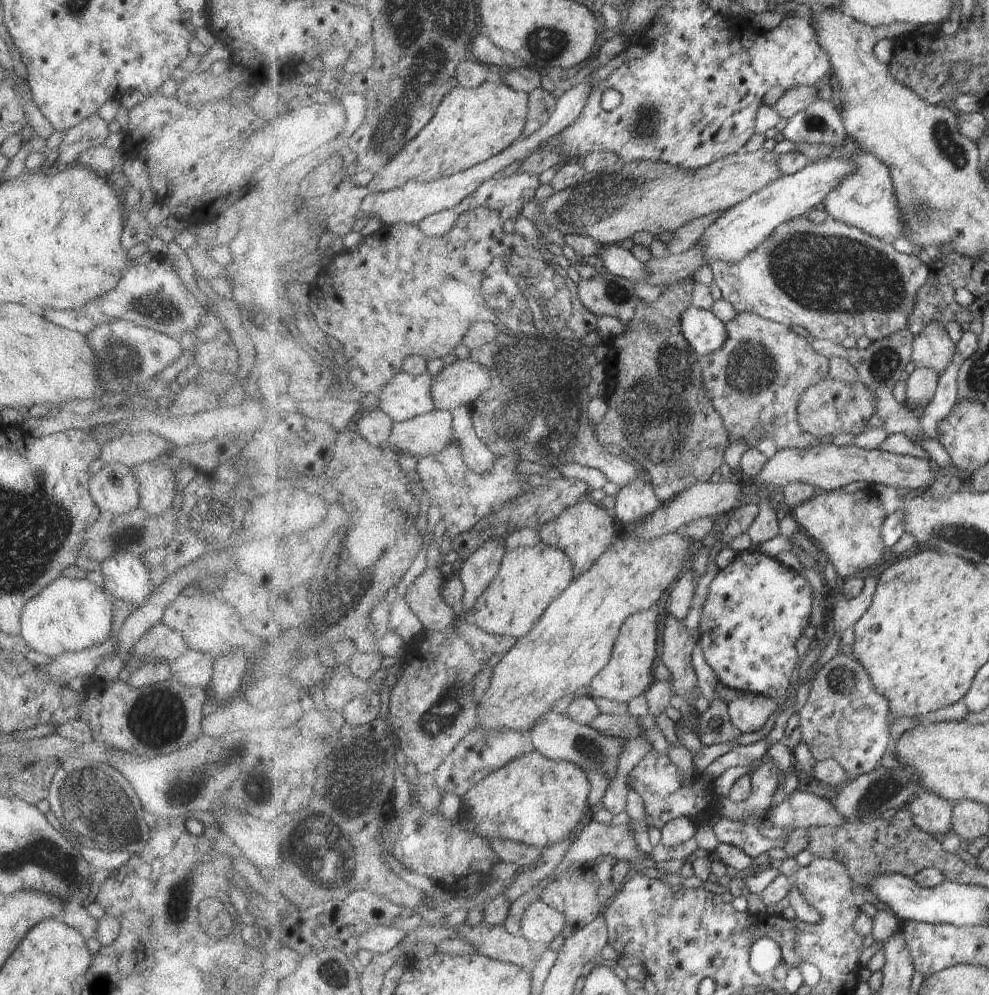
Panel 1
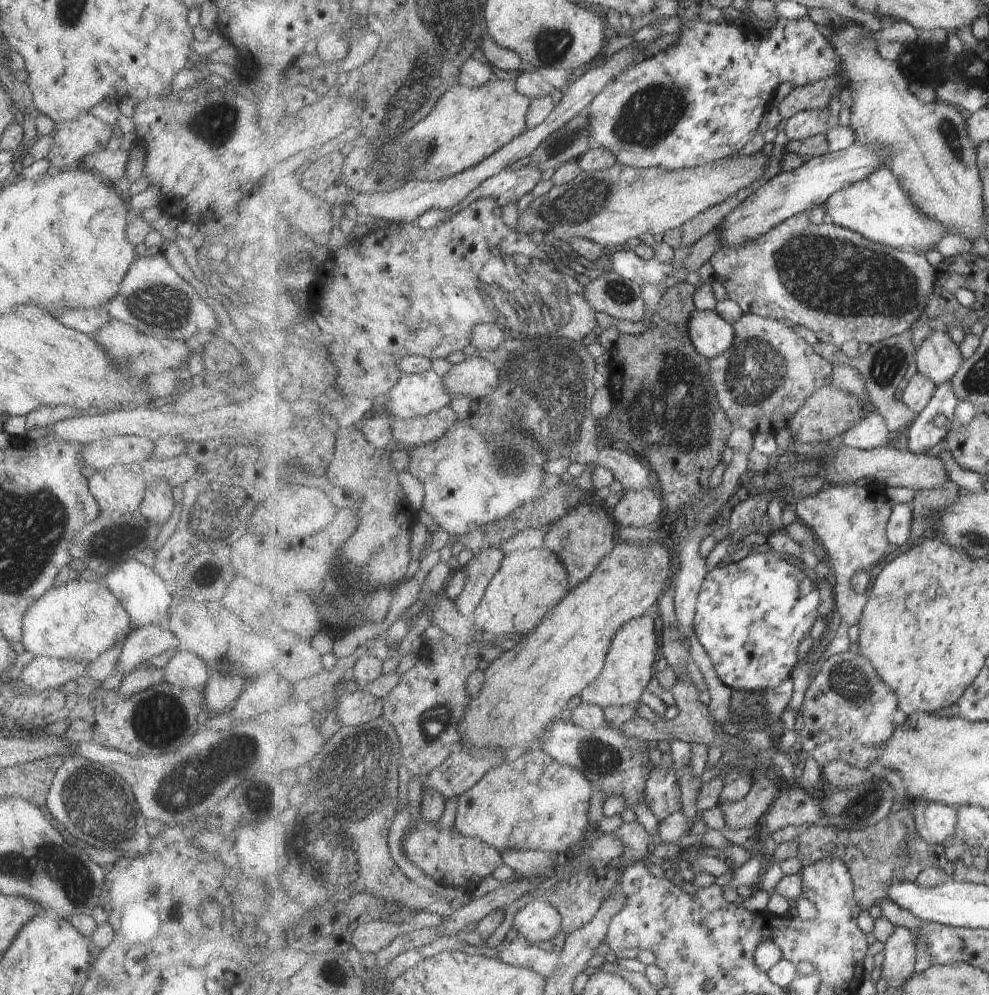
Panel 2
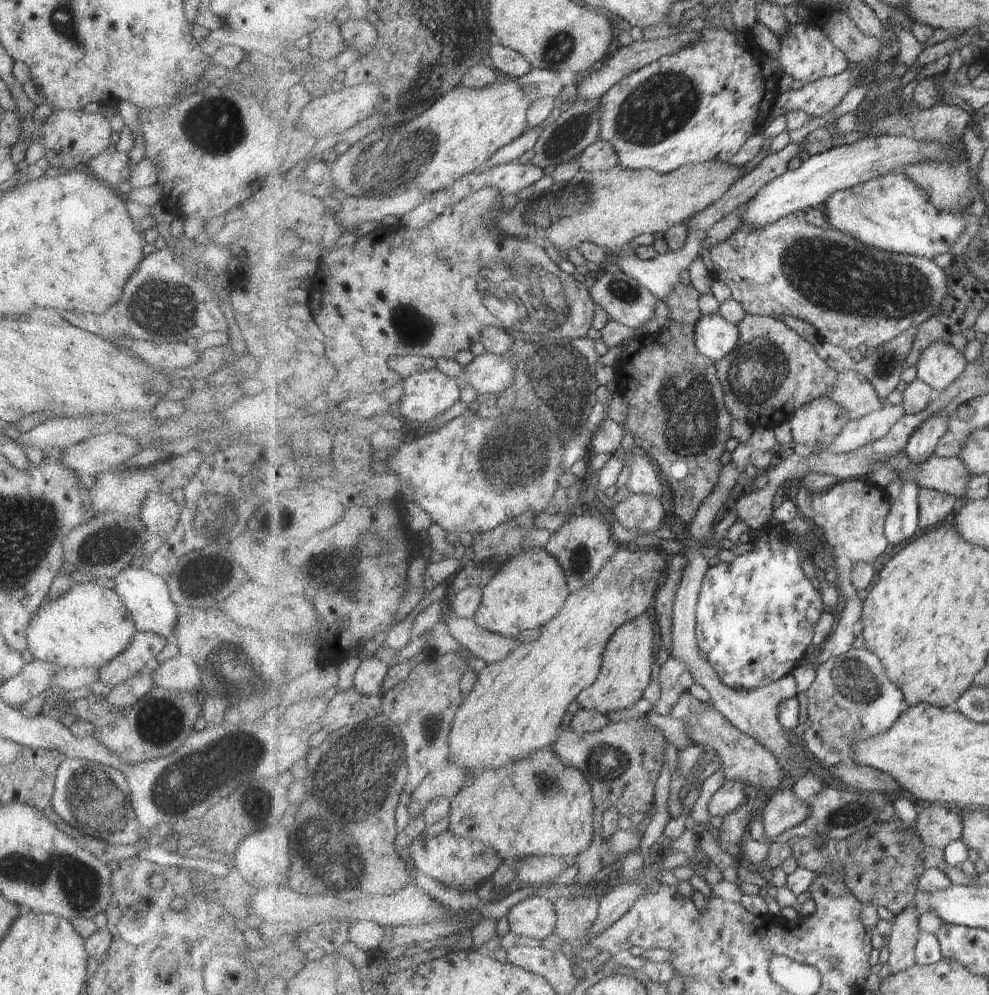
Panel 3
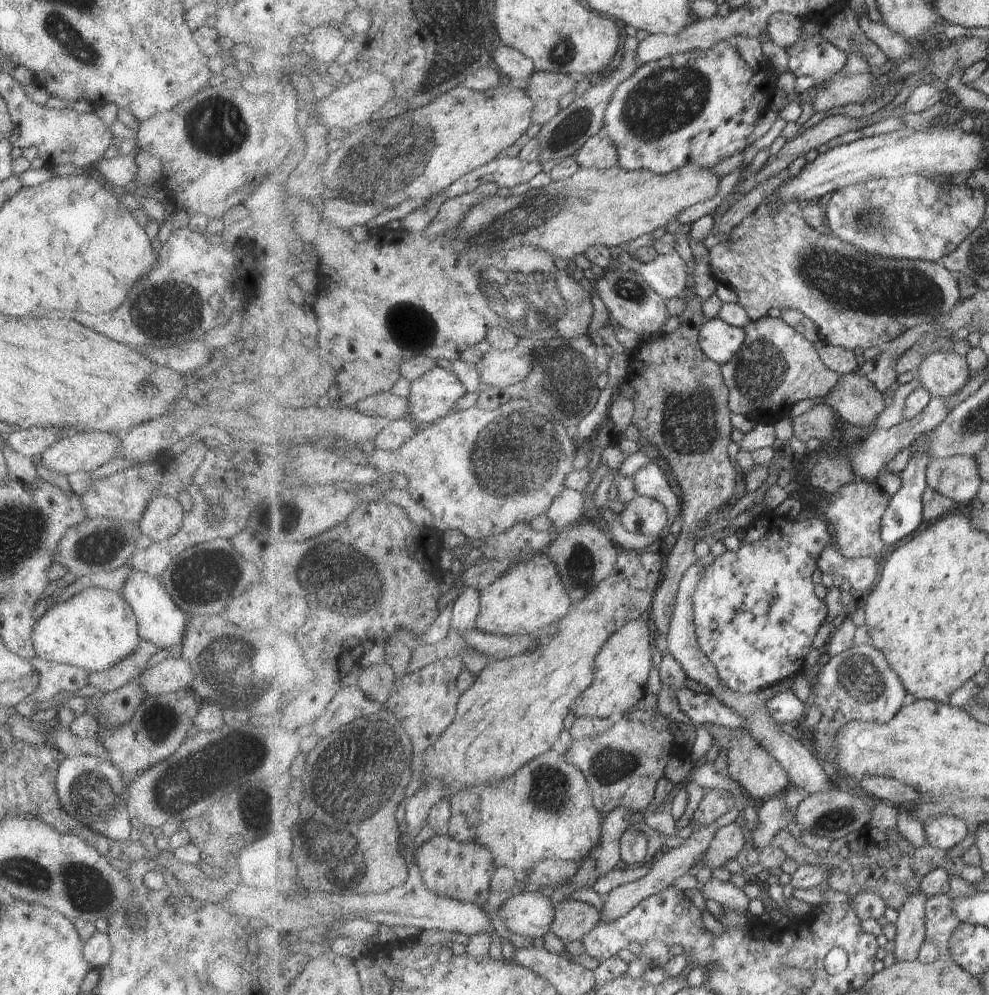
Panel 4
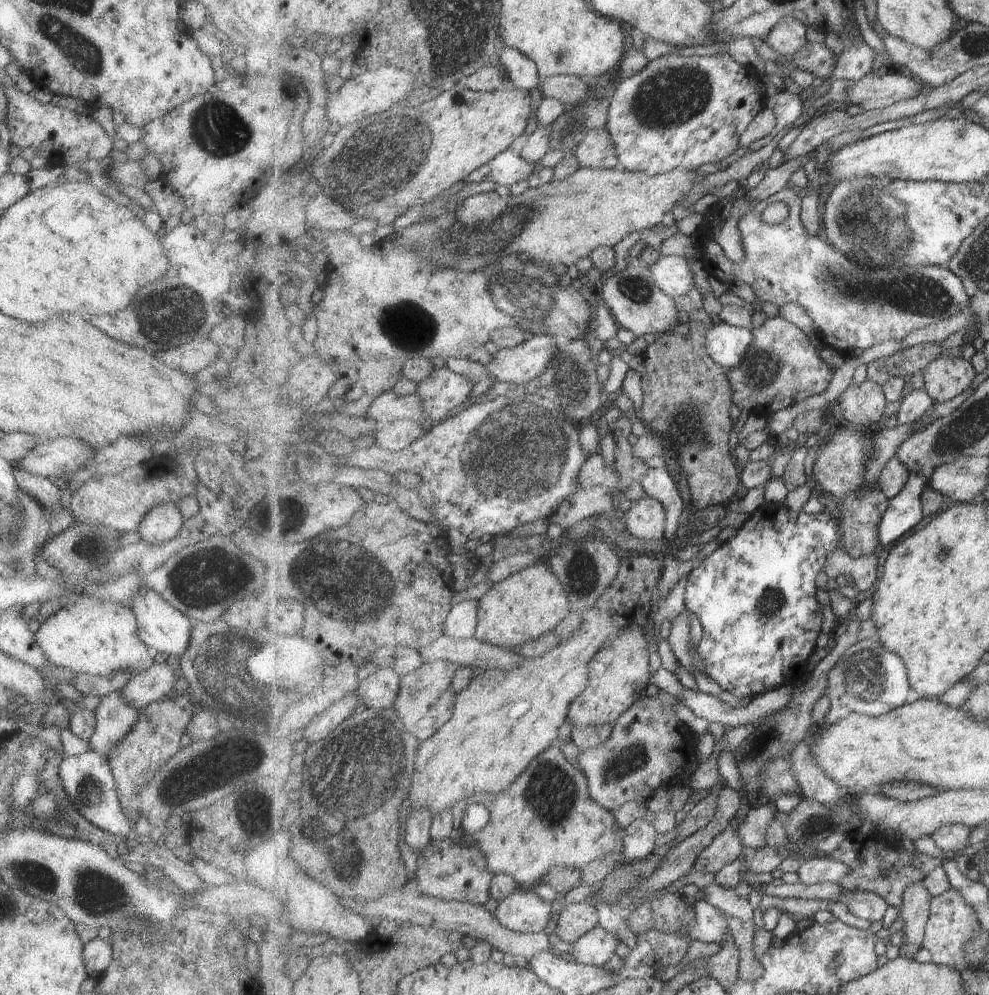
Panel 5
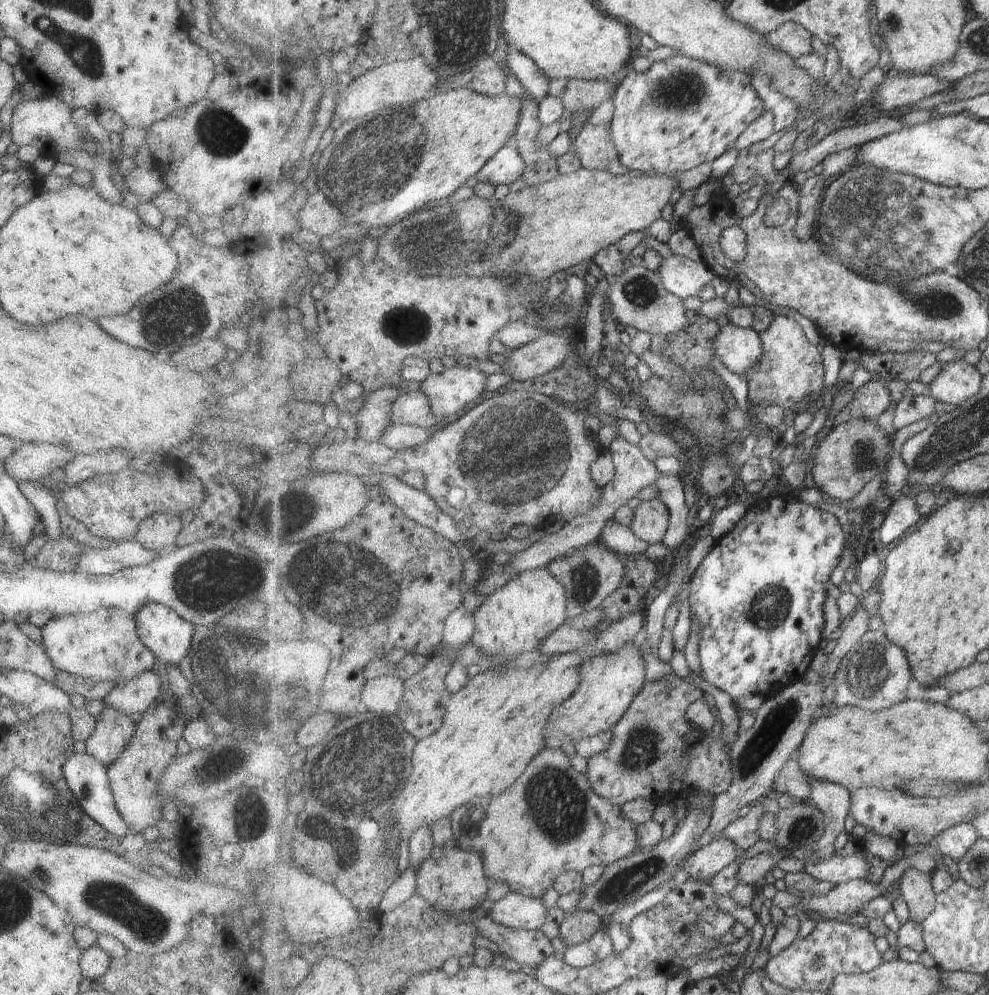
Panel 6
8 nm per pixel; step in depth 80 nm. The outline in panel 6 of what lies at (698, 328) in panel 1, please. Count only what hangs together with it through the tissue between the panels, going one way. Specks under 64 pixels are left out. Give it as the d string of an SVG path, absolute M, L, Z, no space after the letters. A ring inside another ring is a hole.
M730 322L720 330L715 342L716 356L731 373L739 377L755 370L757 362L761 362L761 356L765 354L759 333L753 328L739 327Z

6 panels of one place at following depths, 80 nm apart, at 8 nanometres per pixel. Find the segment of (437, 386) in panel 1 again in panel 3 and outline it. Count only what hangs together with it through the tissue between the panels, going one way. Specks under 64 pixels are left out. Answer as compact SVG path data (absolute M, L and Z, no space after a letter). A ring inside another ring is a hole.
M486 351L462 368L456 380L463 390L475 387L479 394L500 393L509 388L516 377L516 364L508 356Z

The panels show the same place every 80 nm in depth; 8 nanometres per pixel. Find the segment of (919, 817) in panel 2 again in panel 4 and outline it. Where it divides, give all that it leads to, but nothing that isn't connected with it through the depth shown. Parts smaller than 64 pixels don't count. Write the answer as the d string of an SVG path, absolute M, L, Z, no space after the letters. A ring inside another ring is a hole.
M939 815L927 819L923 824L923 831L927 844L949 851L961 844L971 830L962 818L953 815Z

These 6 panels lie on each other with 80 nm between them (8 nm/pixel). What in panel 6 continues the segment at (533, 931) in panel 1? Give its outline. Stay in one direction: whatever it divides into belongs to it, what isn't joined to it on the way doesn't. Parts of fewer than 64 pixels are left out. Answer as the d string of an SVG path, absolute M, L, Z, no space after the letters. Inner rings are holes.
M510 893L496 901L490 912L495 924L511 929L539 931L547 920L547 908L541 899Z

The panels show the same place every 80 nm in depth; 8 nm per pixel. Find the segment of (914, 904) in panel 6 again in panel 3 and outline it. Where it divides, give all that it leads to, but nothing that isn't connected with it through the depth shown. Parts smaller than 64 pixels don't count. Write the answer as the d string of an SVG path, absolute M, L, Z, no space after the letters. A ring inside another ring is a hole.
M914 904L905 907L901 914L896 915L892 922L892 931L889 936L887 960L890 975L896 975L913 968L917 964L915 950L919 942L920 911Z

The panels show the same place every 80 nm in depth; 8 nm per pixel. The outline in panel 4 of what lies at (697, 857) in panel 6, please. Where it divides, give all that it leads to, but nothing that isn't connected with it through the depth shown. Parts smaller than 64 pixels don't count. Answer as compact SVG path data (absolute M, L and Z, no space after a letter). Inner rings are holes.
M737 823L724 825L717 830L709 850L700 862L711 871L719 868L745 850L745 832Z

